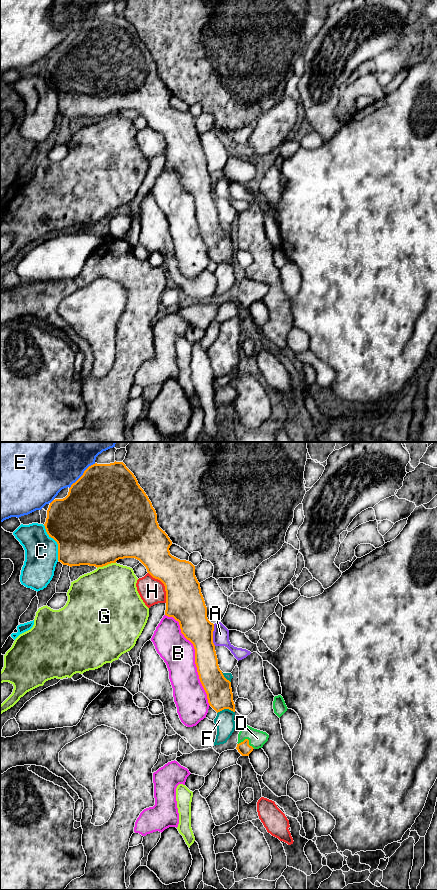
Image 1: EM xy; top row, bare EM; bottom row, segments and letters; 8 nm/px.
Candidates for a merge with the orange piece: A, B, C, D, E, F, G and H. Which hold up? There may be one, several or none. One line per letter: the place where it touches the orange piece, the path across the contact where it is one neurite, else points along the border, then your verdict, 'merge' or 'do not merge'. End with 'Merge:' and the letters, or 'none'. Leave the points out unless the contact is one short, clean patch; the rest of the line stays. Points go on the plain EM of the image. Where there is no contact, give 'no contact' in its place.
A: meets orange in xy at (212, 187); border along xy (213, 176), (213, 195), (215, 197); do not merge
B: meets orange in xy at (195, 209); do not merge
C: meets orange in xy at (57, 95); do not merge
D: meets orange in xy at (248, 292); runs through xy (244, 300), (248, 292), (257, 290); merge
E: meets orange in xy at (83, 26); do not merge
F: meets orange in xy at (225, 260); do not merge
G: meets orange in xy at (106, 116); do not merge
H: meets orange in xy at (164, 137); do not merge
Merge: D

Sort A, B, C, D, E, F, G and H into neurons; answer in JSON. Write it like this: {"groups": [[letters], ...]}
{"groups": [["A"], ["B"], ["C"], ["D"], ["E"], ["F"], ["G"], ["H"]]}

